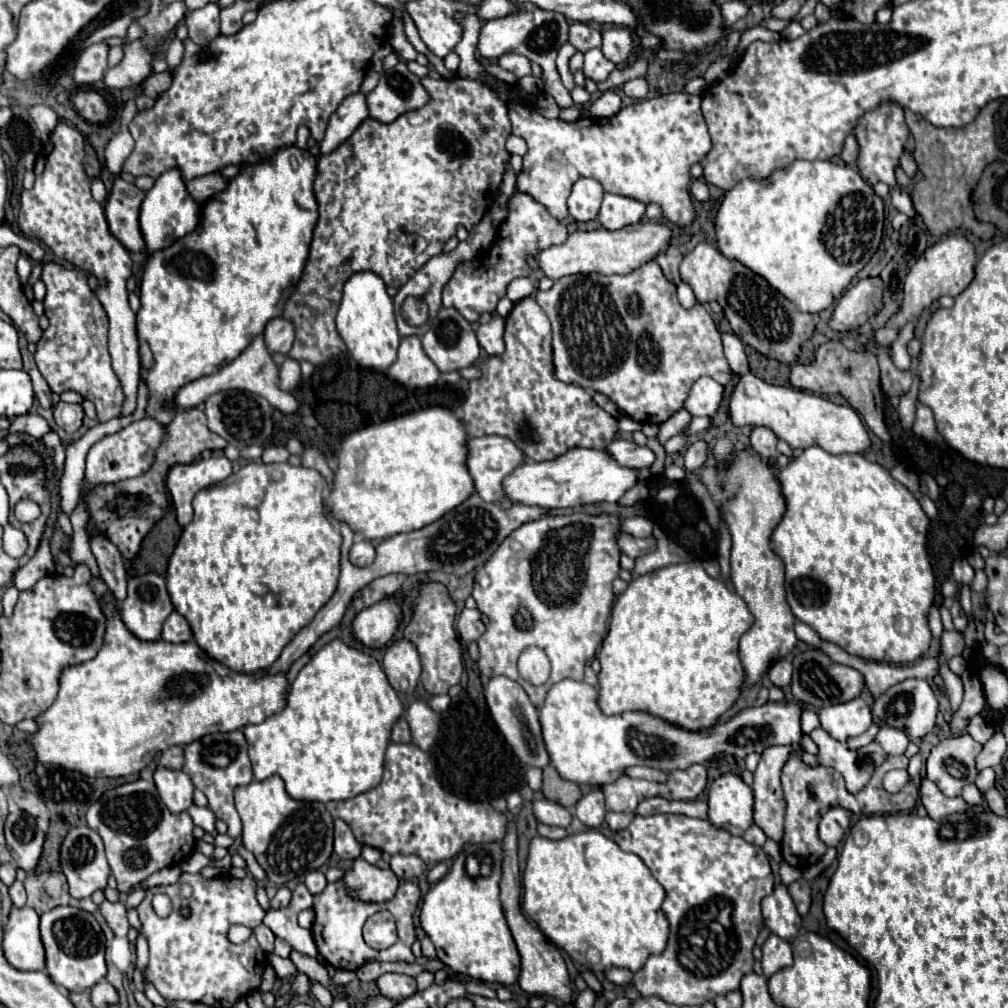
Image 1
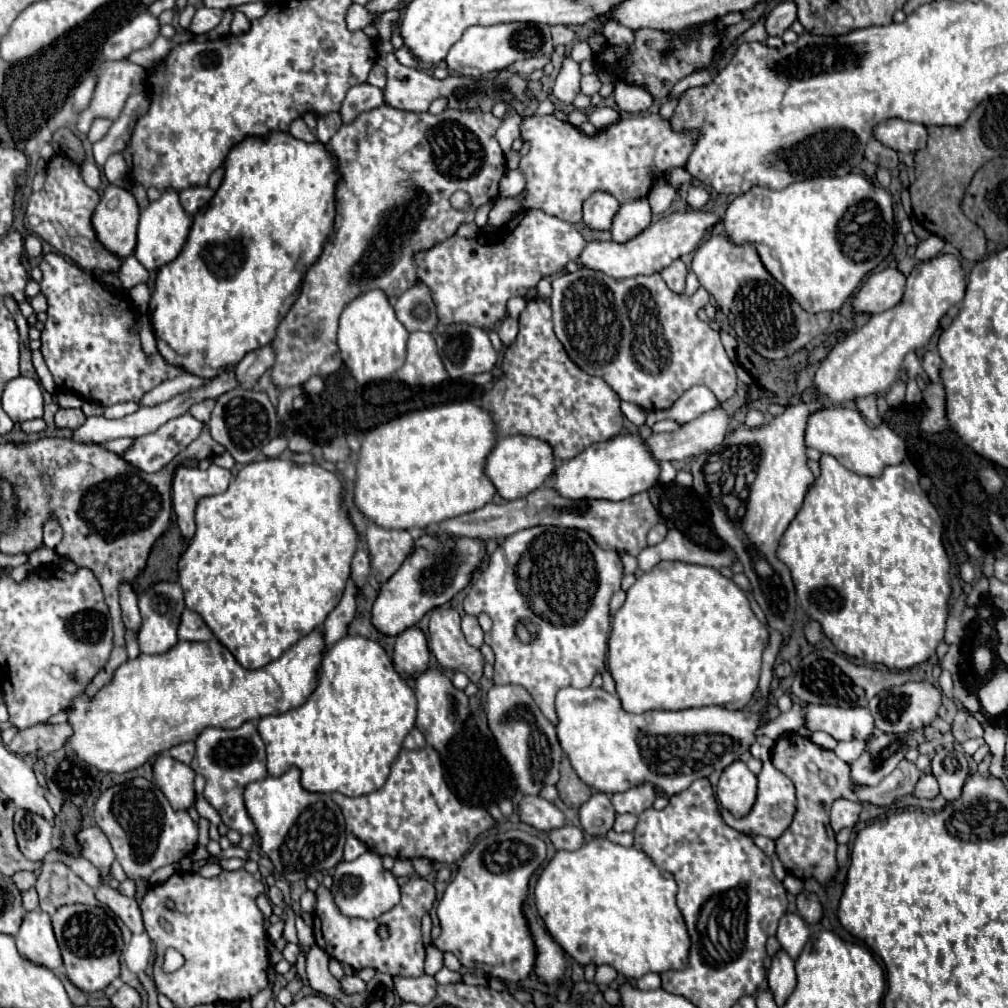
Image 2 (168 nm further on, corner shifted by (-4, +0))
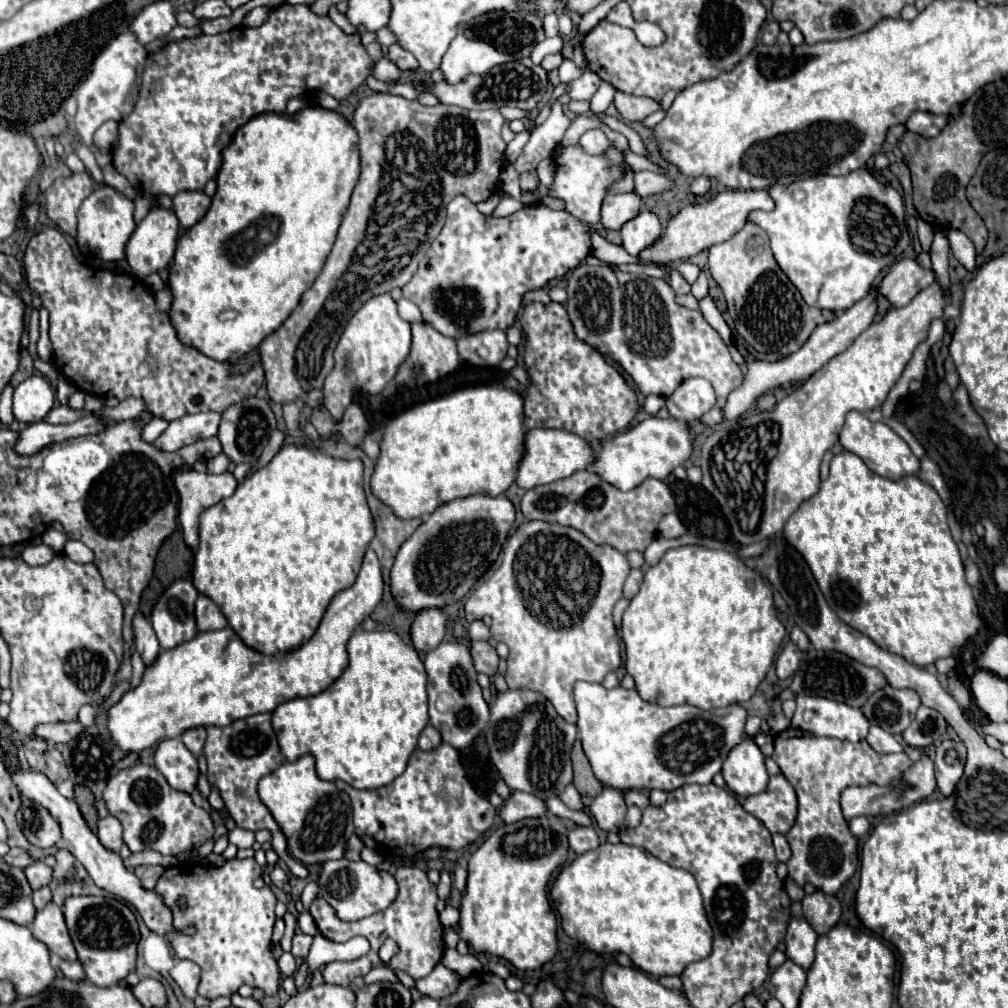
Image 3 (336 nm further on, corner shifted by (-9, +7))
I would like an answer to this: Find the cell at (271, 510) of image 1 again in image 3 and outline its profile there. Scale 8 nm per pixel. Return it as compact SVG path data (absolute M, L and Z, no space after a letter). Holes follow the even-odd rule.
M288 444L288 446L280 448L280 452L270 460L268 466L256 470L242 484L238 484L236 492L230 498L224 498L222 502L210 506L208 510L204 510L200 514L200 546L194 556L194 580L192 582L200 594L212 598L220 606L220 610L228 618L234 632L248 646L254 646L262 654L278 654L278 652L288 652L292 648L298 648L302 642L306 642L316 632L316 628L326 612L326 606L334 598L334 594L338 594L340 590L346 590L348 586L354 584L360 564L362 564L362 556L364 556L370 540L374 538L374 518L370 514L366 494L362 488L362 472L364 472L364 466L358 458L342 460L342 458L326 456L320 450L316 450L316 454L314 454L306 446Z

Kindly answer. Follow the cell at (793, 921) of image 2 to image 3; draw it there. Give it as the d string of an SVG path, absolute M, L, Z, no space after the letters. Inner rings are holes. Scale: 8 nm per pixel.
M792 918L786 930L786 958L808 970L814 962L816 936L818 934L812 932L812 926L806 920Z

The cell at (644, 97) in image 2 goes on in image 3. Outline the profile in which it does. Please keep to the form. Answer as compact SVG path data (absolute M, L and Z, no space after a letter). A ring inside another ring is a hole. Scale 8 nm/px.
M616 92L614 96L614 106L620 112L622 120L626 122L640 122L646 116L650 116L652 112L660 110L660 104L642 96L632 96L632 94L624 94L624 92Z

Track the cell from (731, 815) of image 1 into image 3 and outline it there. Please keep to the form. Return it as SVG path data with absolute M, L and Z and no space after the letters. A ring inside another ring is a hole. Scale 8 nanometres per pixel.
M750 736L730 750L722 766L722 776L728 788L740 798L764 792L770 776L764 766L764 754Z

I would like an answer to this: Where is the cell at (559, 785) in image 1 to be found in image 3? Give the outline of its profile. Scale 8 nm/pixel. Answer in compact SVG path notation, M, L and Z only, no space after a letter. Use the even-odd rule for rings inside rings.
M576 740L574 748L572 748L572 764L574 764L574 786L578 788L578 792L582 796L598 796L602 792L602 784L596 780L596 776L592 774L590 762L582 752L580 740Z

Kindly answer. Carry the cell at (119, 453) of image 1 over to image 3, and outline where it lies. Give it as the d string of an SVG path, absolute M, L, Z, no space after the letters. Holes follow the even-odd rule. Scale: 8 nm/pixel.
M200 412L200 414L184 416L180 420L170 422L166 432L154 444L160 450L174 452L174 450L180 450L182 446L188 446L202 438L212 438L218 432L220 418L222 416L218 412Z

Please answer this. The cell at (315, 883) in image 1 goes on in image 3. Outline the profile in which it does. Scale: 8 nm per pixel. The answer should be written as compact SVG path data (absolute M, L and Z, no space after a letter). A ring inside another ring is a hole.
M254 714L248 718L236 720L224 728L218 728L218 726L206 728L208 738L206 738L206 746L204 746L204 756L208 760L208 782L220 790L220 796L222 796L230 816L234 818L236 826L252 830L252 832L258 832L262 828L270 830L274 836L274 840L272 840L274 850L280 854L280 858L294 876L305 879L309 875L307 868L288 854L286 838L282 836L280 826L276 824L270 810L258 798L258 790L256 790L258 780L262 776L270 774L272 770L276 770L284 762L284 756L280 754L280 746L278 746L270 718L272 718L272 714Z

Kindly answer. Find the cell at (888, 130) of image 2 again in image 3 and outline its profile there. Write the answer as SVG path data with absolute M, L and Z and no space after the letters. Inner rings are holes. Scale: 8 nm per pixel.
M914 112L910 120L906 122L906 128L910 132L918 132L924 138L934 138L942 132L942 128L946 126L946 120L948 116L938 116L930 112Z

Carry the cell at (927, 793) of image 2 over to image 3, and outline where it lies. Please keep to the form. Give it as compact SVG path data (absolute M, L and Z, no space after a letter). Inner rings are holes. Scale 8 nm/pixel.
M922 754L920 760L912 762L912 766L902 772L900 780L896 786L878 786L878 784L868 784L868 786L852 786L842 792L842 812L846 820L852 820L856 816L878 816L878 814L892 814L898 812L914 802L920 802L928 798L936 790L936 778L934 778L934 764L932 760Z

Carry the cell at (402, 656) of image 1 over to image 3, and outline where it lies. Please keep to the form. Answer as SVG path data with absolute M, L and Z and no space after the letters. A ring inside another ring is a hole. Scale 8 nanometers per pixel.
M426 608L420 610L412 622L412 644L418 652L428 652L436 648L444 634L446 634L446 624L448 624L448 614L440 608Z

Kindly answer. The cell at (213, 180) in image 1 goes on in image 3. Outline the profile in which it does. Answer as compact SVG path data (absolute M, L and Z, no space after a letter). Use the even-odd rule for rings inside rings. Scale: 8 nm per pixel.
M180 192L172 198L172 202L182 228L192 228L210 206L210 198L204 192Z

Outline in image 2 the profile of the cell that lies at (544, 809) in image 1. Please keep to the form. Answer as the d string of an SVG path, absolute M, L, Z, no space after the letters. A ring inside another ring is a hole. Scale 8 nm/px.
M525 795L521 799L519 817L523 823L527 823L539 831L551 831L551 829L565 825L563 811L555 803L543 799L539 795Z

